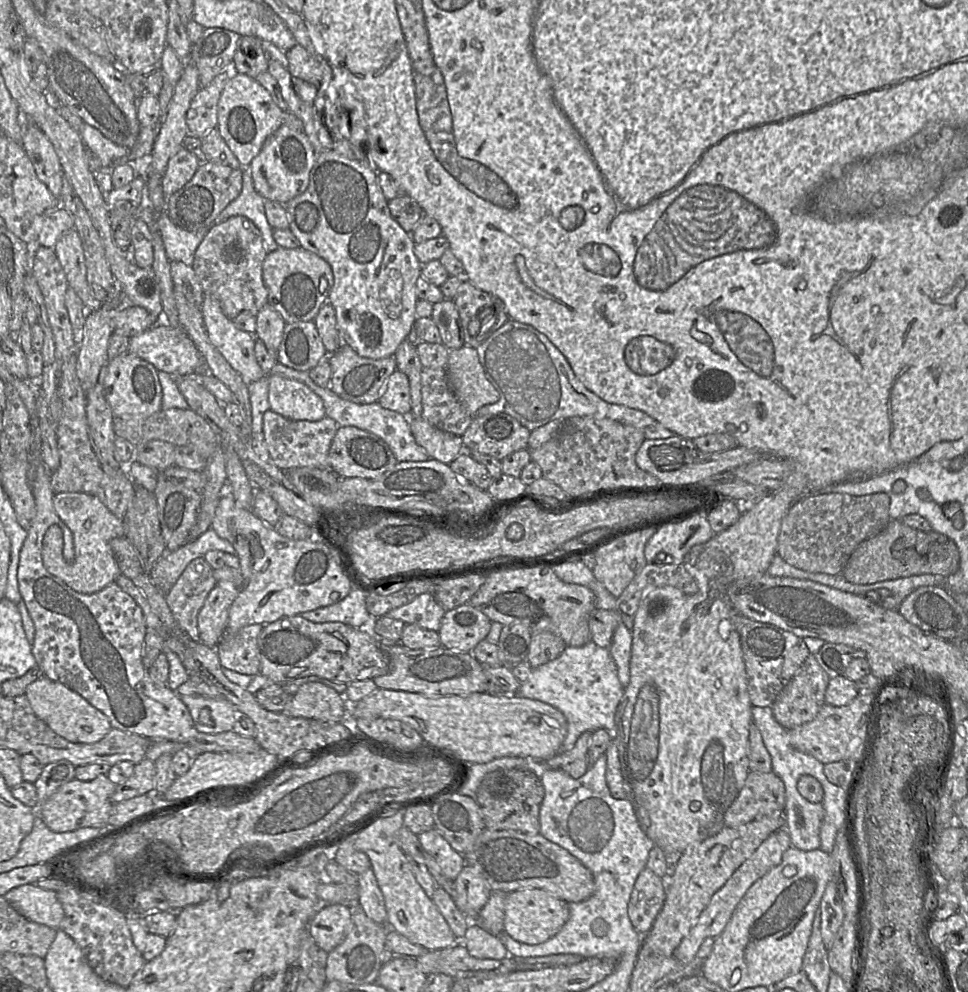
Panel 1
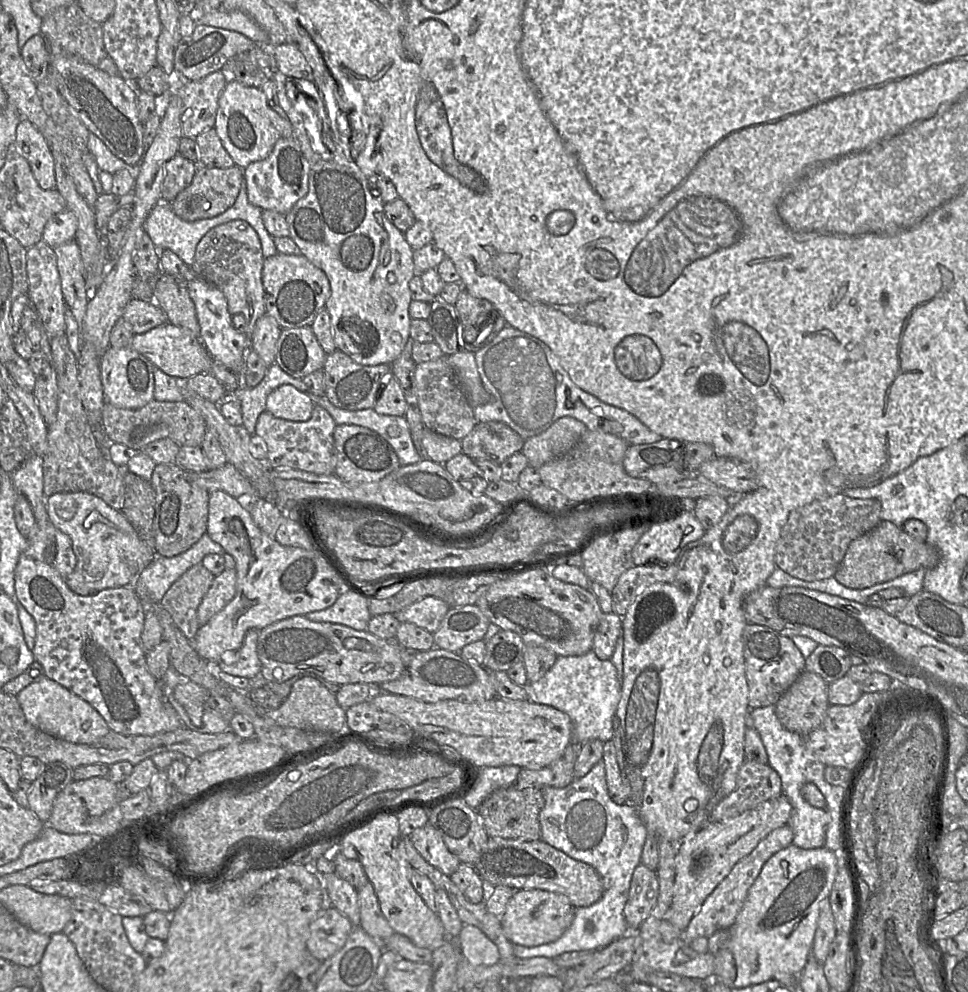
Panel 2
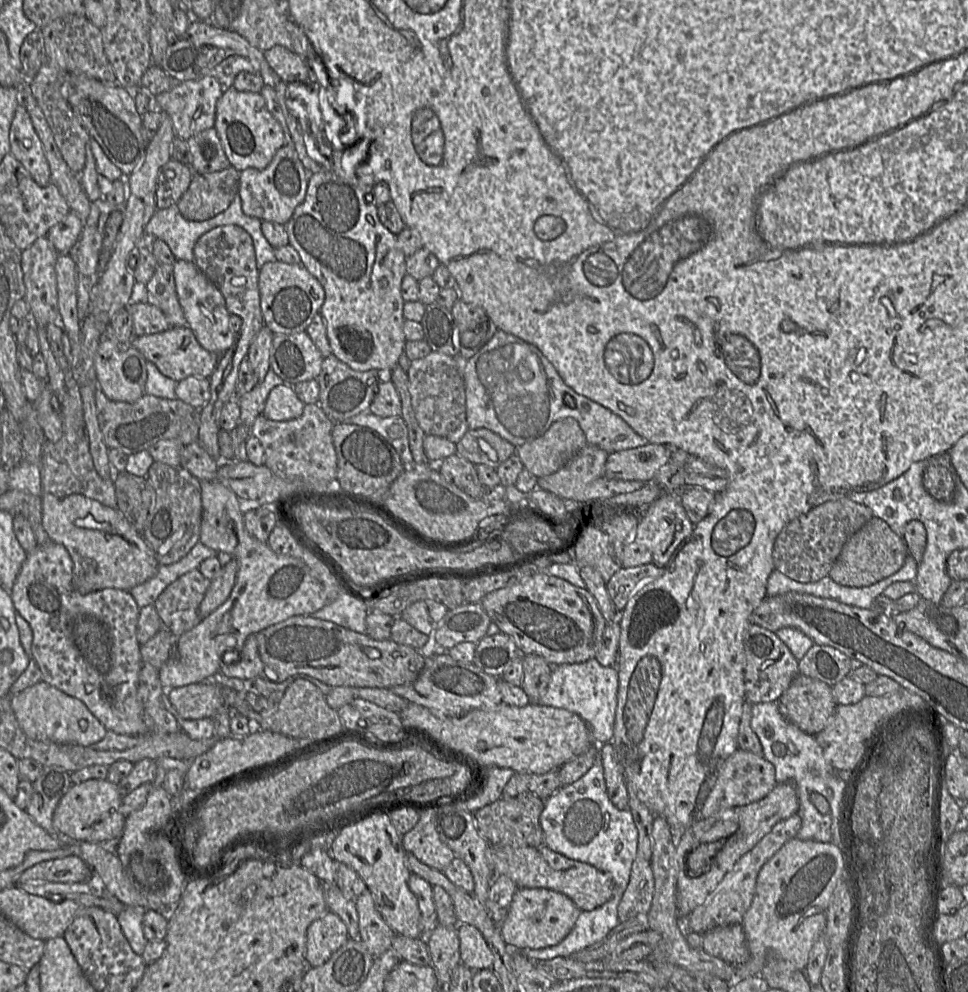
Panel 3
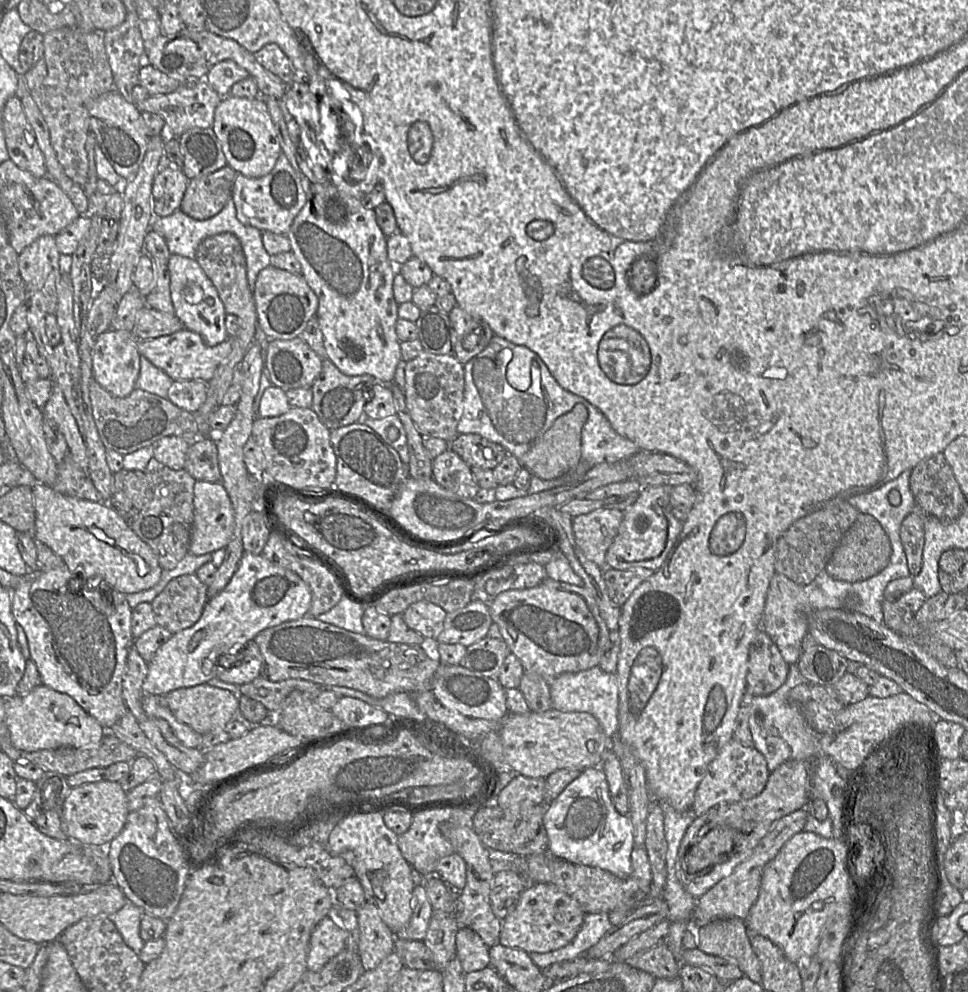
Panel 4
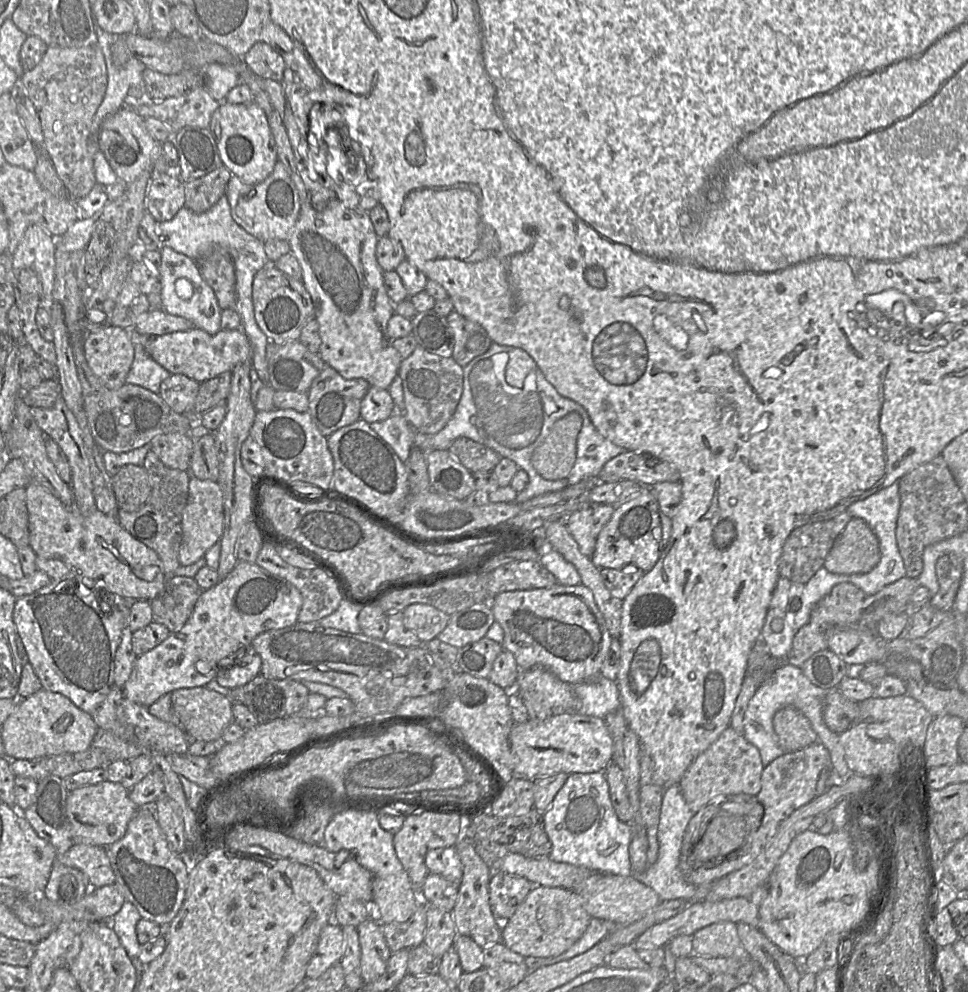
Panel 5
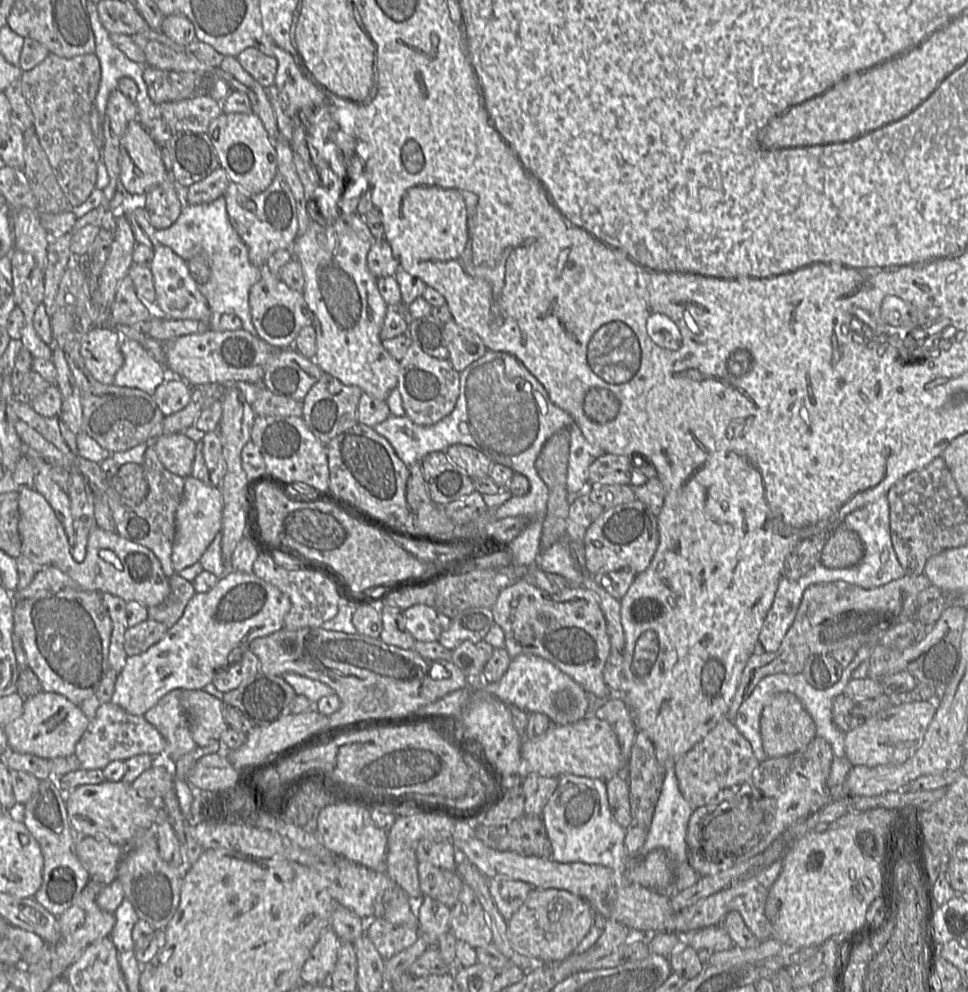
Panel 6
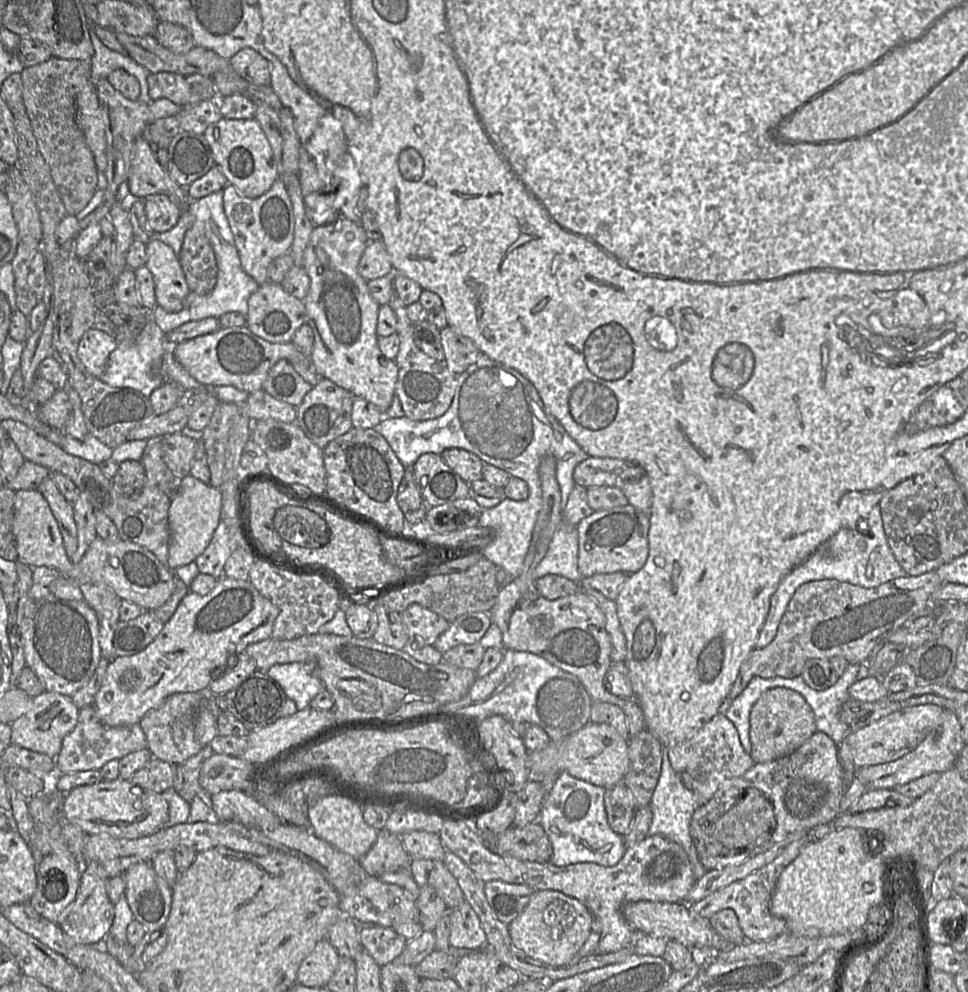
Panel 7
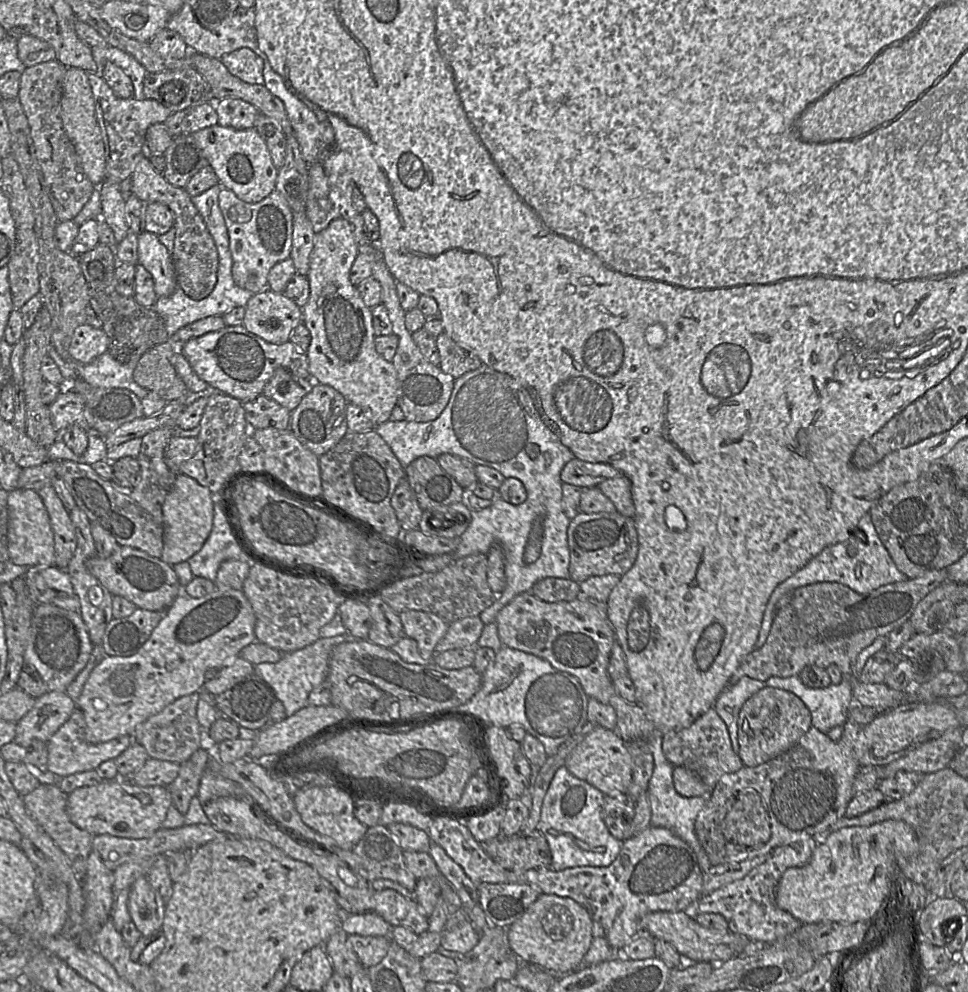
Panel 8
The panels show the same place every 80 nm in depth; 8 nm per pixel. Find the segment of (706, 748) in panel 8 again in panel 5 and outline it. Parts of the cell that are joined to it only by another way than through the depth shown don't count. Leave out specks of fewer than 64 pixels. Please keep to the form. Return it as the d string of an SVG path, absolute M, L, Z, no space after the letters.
M729 726L708 749L695 758L678 785L684 800L695 814L720 795L758 795L763 769L758 749Z

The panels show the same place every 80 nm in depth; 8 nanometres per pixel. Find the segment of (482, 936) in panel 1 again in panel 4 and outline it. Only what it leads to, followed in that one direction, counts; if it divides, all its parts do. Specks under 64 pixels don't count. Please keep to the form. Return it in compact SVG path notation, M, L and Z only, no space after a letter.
M460 926L458 929L456 957L466 974L490 966L489 947L475 931L467 927Z

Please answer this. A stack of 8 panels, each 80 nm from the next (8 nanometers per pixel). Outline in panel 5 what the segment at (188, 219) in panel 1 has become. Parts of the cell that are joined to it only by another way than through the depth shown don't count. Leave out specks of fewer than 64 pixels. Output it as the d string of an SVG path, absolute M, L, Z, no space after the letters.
M221 165L209 174L185 183L184 206L196 214L208 211L225 196L232 176L226 167Z

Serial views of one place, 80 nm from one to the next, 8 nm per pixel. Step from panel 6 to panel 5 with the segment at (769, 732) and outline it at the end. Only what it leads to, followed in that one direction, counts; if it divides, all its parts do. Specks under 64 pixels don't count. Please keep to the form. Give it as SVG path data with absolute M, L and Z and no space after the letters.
M791 706L781 708L775 713L773 728L779 745L786 753L802 750L818 742L809 720Z

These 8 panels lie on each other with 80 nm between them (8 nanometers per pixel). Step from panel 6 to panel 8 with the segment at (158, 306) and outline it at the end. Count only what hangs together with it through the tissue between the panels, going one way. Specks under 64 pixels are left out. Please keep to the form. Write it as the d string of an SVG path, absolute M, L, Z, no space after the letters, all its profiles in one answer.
M146 230L137 235L137 240L138 264L152 275L156 295L170 296L177 287L171 254L157 235Z

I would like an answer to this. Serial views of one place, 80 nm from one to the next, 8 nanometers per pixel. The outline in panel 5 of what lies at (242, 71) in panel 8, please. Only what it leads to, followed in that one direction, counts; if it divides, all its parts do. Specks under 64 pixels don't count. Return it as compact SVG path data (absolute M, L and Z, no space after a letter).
M258 42L242 57L250 71L263 79L283 80L285 63L282 56L269 44Z

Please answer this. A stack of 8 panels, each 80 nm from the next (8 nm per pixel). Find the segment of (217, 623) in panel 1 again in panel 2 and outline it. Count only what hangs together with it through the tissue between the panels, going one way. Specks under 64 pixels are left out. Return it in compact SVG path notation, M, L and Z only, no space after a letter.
M225 569L217 575L197 610L199 626L220 612L236 593L236 570Z

